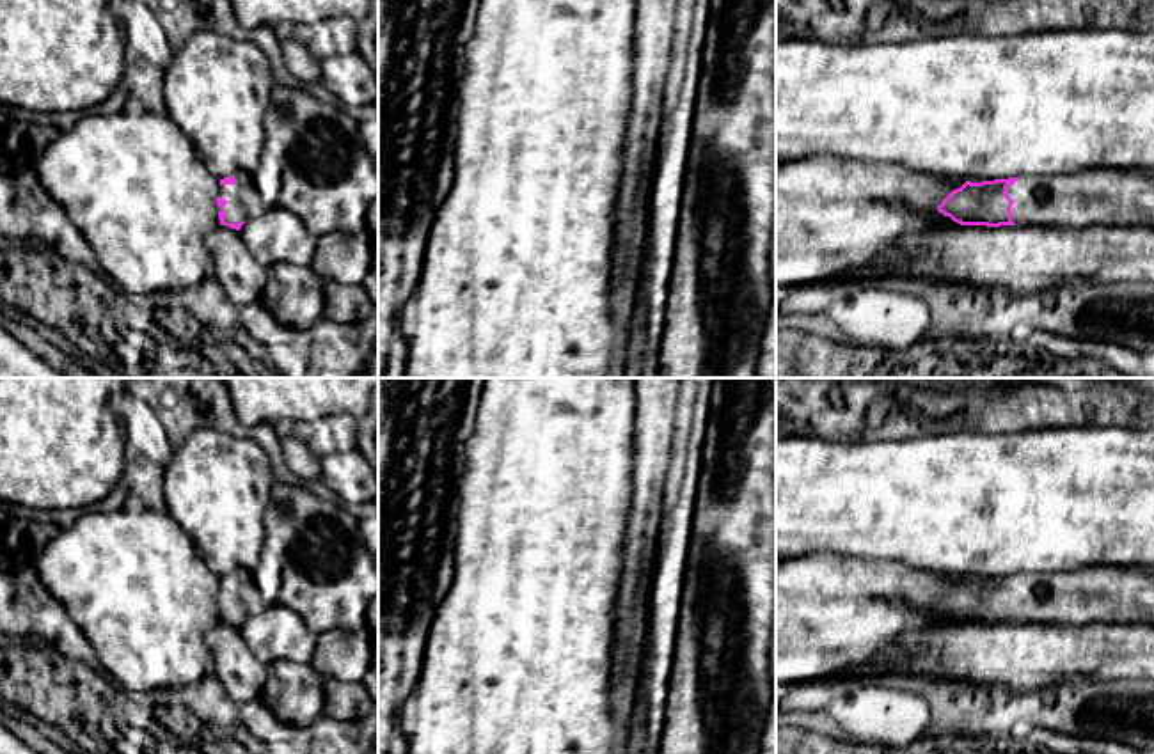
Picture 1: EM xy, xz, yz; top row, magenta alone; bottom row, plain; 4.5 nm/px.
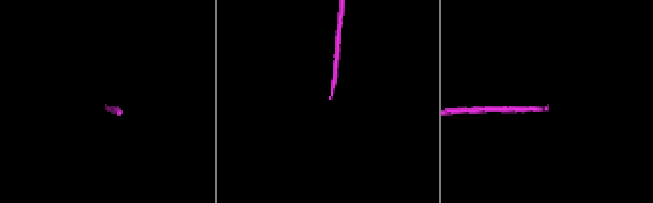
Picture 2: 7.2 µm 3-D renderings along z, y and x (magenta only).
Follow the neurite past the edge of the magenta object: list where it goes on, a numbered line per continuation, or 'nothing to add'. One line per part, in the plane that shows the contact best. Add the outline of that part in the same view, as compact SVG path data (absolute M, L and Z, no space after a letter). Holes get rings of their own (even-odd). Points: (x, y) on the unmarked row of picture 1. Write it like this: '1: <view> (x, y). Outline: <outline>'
1: xy (244, 598). Outline: M238 568L231 573L234 582L222 582L218 594L227 601L222 605L227 621L249 619L272 607L261 594L254 569Z

